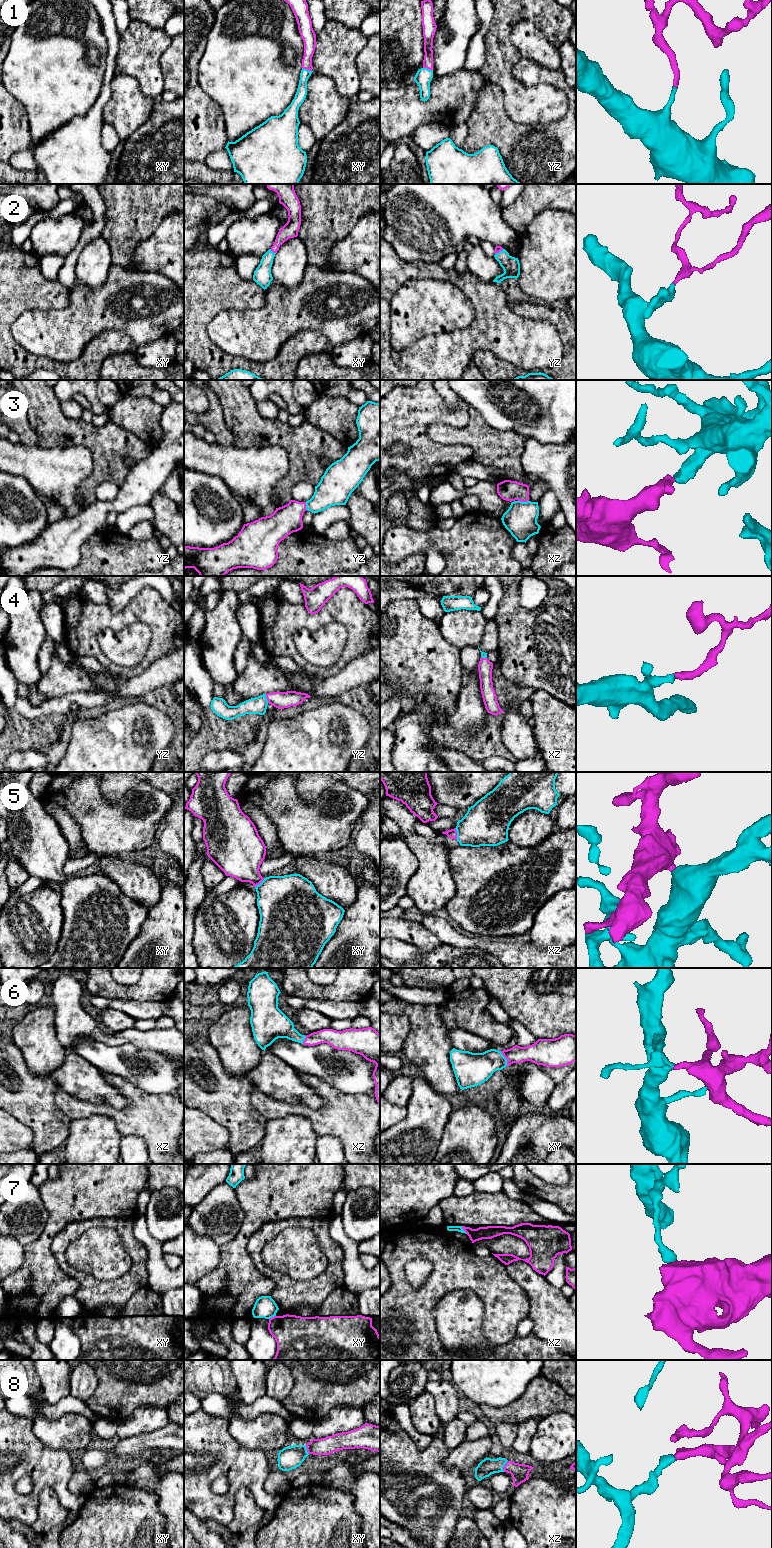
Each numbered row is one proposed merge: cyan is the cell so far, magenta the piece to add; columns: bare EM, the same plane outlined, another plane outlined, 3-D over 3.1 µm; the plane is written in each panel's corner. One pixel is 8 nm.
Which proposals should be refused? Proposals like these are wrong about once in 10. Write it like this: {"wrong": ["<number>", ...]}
{"wrong": ["7"]}

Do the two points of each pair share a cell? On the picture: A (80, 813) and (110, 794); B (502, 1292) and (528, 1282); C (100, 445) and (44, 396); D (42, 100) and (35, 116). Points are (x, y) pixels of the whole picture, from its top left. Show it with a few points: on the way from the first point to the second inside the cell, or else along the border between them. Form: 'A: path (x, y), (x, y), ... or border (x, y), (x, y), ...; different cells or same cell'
A: border (99, 782), (102, 795), (111, 802), (127, 791); different cells
B: border (506, 1265), (508, 1275), (525, 1291), (530, 1306); different cells
C: path (84, 434), (72, 433), (51, 412); same cell
D: path (42, 104), (42, 109), (39, 112); same cell

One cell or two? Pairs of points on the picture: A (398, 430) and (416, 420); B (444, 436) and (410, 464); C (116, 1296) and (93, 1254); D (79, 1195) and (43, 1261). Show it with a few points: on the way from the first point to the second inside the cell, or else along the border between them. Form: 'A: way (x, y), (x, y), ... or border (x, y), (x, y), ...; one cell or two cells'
A: way (402, 426), (408, 420), (412, 420); one cell
B: border (427, 426), (427, 435), (434, 441), (459, 444); two cells
C: border (129, 1269), (111, 1280), (101, 1280), (85, 1274); two cells
D: way (64, 1211), (46, 1235), (43, 1245); one cell

